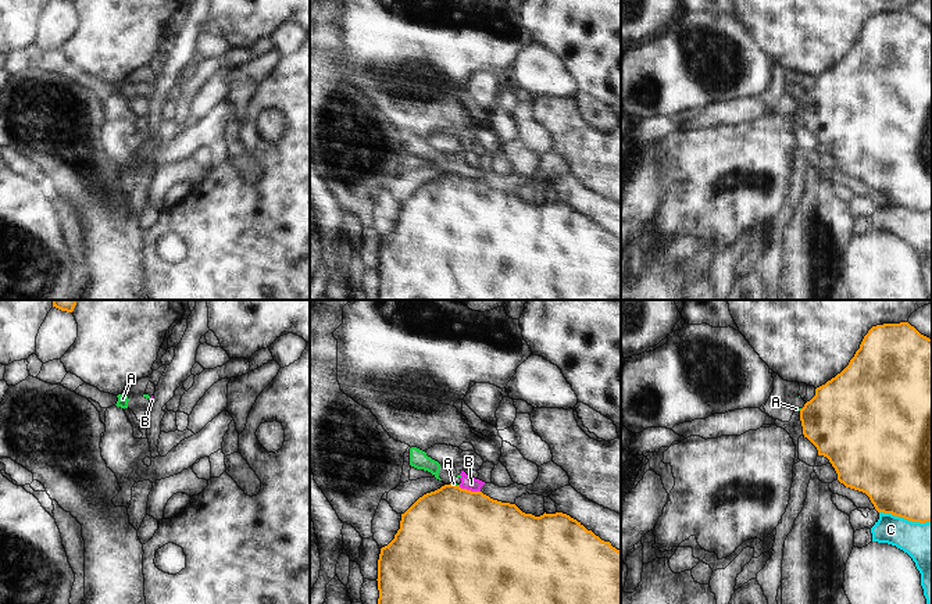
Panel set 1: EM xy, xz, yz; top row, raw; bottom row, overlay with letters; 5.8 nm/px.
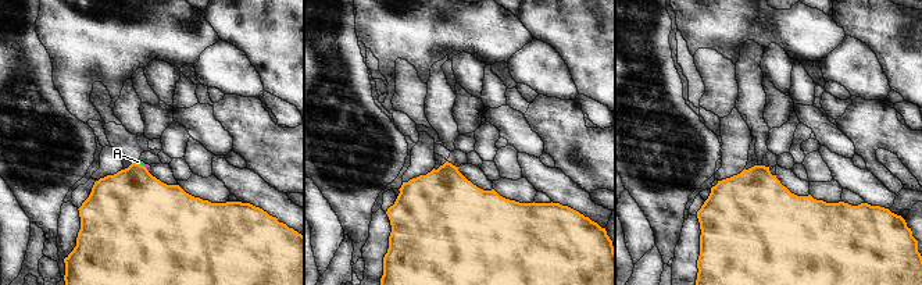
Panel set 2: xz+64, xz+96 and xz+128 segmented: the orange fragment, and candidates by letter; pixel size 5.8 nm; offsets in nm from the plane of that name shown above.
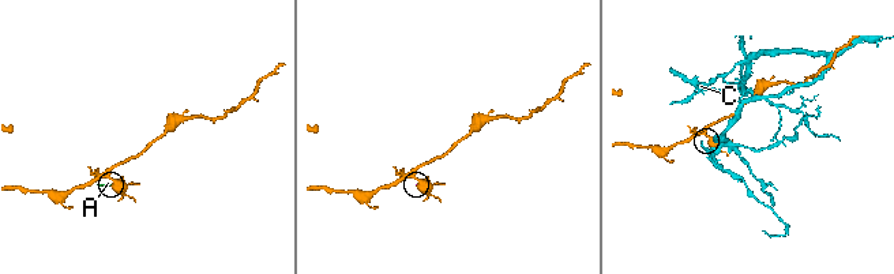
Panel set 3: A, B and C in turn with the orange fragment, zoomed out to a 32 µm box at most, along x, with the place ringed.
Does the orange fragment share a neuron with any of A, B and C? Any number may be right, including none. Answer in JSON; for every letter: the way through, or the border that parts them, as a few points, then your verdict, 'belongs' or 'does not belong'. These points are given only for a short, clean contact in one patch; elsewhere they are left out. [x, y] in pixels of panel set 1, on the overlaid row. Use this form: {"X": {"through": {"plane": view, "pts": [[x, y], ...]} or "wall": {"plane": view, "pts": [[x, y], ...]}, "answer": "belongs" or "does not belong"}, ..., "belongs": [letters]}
{"A": {"wall": {"plane": "xz", "pts": [[452, 483], [459, 486]]}, "answer": "does not belong"}, "B": {"wall": {"plane": "xz", "pts": [[459, 486], [479, 492]]}, "answer": "does not belong"}, "C": {"answer": "does not belong"}, "belongs": []}

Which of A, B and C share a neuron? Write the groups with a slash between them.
A B / C

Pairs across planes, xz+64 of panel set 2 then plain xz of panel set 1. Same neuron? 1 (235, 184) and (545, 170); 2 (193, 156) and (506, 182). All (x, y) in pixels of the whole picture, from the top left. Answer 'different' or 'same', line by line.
1: different
2: different

